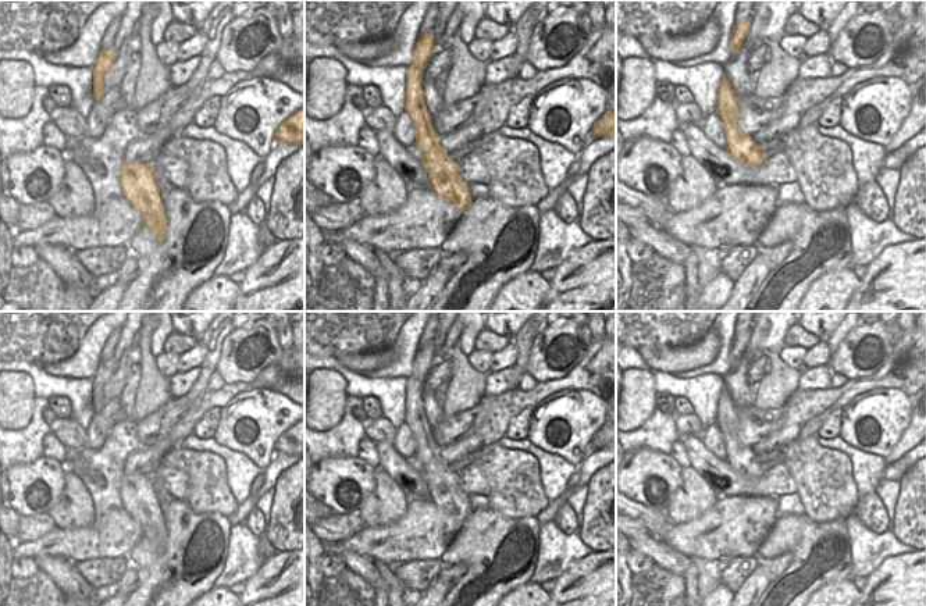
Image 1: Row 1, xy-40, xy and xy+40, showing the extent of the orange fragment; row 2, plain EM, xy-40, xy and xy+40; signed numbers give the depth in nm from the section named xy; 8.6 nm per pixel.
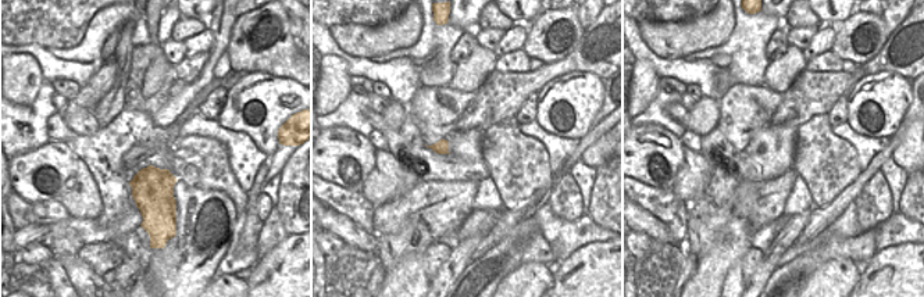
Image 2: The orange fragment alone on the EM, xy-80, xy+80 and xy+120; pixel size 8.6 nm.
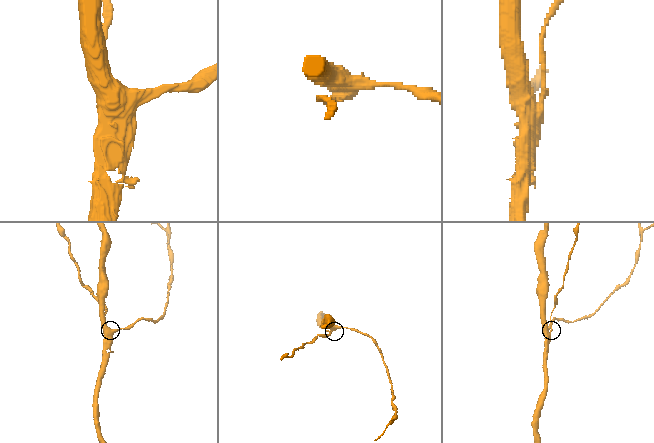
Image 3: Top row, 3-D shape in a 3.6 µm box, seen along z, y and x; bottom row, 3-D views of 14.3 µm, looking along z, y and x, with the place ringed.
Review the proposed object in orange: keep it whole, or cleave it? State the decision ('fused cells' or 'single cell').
fused cells

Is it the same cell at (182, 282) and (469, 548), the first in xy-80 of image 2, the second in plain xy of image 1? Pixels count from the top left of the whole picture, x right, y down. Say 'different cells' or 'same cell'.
same cell

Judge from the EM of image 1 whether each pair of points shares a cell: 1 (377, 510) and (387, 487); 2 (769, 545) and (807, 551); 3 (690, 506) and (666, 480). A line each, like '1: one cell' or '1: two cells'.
1: one cell
2: one cell
3: two cells

